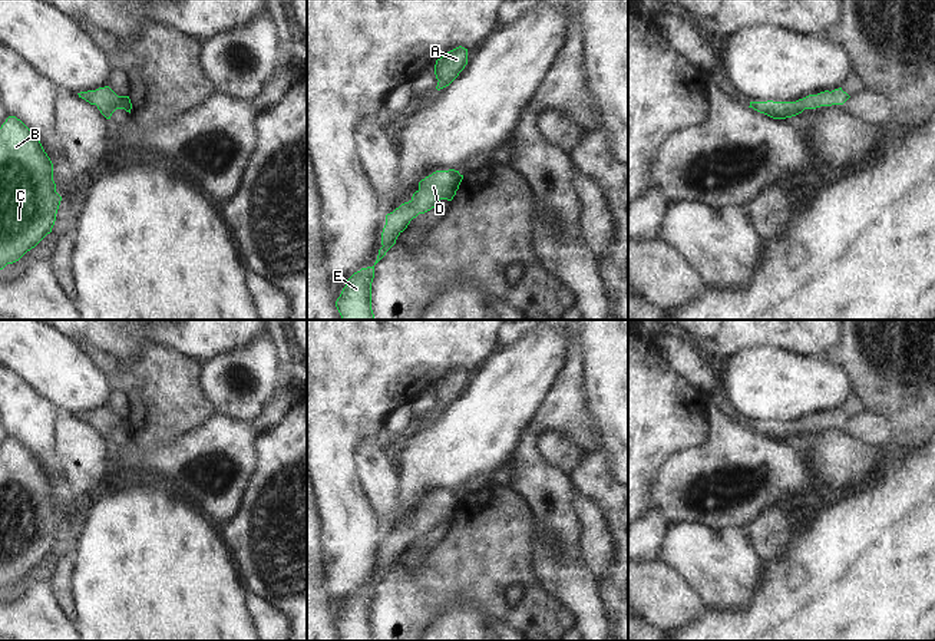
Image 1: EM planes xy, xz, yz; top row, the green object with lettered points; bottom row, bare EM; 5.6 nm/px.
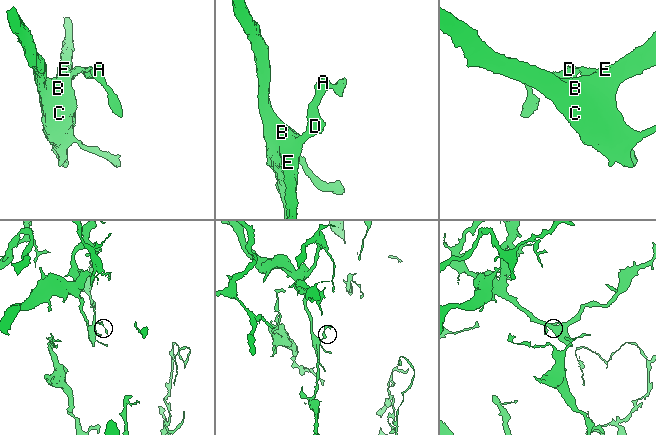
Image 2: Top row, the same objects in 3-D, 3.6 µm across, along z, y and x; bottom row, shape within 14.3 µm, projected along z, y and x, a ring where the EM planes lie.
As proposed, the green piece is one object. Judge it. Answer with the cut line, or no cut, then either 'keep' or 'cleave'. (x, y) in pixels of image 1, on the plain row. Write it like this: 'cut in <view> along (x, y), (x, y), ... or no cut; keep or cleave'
no cut; keep

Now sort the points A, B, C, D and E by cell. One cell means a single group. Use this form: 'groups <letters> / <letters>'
groups A B C D E

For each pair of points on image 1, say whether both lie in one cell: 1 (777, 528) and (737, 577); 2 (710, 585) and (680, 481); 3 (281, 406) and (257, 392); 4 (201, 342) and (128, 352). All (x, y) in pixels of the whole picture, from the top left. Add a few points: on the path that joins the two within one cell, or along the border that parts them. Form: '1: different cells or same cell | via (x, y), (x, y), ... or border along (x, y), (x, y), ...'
1: different cells | border along (749, 542), (765, 564)
2: different cells | border along (727, 525), (719, 529), (690, 524), (668, 528)
3: different cells | border along (281, 392), (253, 423)
4: same cell | via (182, 336), (146, 336)

